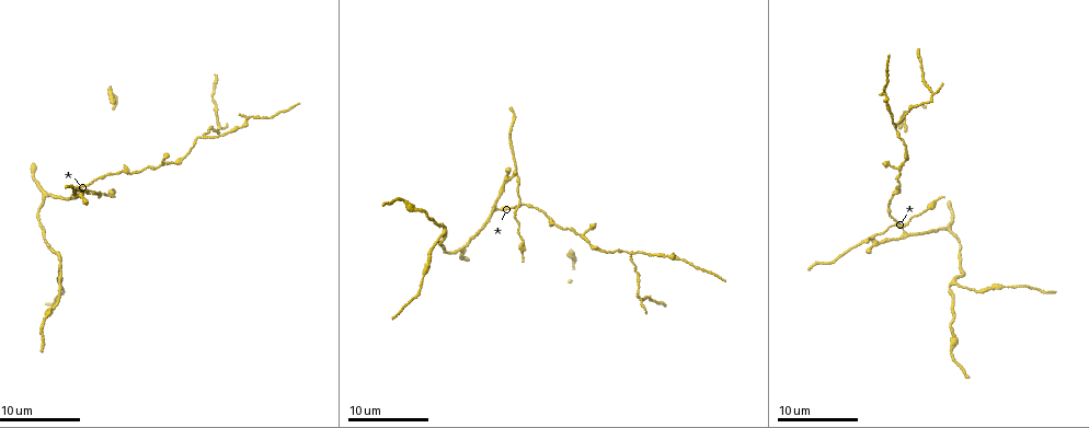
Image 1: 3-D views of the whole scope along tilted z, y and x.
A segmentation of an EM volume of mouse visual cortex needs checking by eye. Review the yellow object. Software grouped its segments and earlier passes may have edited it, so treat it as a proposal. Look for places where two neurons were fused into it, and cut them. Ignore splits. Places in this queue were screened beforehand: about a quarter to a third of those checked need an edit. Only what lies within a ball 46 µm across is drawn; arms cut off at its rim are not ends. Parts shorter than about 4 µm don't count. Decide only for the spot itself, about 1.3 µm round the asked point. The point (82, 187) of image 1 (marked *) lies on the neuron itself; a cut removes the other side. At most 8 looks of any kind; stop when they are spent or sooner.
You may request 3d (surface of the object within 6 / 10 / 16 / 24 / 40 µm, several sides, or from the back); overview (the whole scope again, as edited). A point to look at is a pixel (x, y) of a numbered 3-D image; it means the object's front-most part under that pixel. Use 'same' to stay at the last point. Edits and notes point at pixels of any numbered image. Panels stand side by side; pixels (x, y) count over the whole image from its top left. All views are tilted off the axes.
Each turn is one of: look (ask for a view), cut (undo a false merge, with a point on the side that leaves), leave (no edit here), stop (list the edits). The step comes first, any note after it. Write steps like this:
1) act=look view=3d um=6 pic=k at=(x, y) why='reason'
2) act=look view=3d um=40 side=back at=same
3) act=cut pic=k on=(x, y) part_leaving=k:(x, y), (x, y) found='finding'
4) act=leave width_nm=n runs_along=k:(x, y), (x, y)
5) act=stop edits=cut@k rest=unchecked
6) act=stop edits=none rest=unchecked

act=look view=3d um=10 pic=1 at=(908, 236) why='three arms meet'

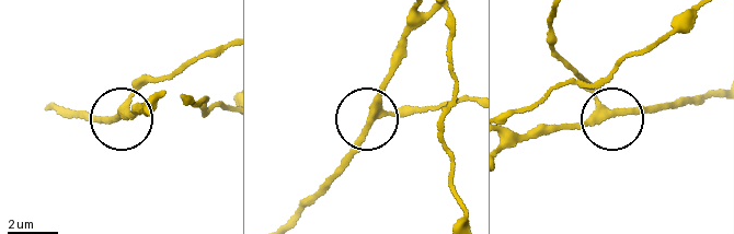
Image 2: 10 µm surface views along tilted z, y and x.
act=look view=3d um=6 pic=2 at=(369, 122)

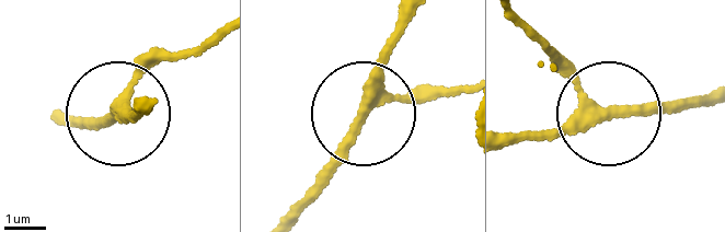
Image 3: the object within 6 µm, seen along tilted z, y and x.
act=leave runs_along=3:(435, 97), (371, 105), (410, 12) found='continuous, no second neuron'

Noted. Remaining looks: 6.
act=look view=3d um=6 pic=1 at=(586, 243) why='narrows sharply'

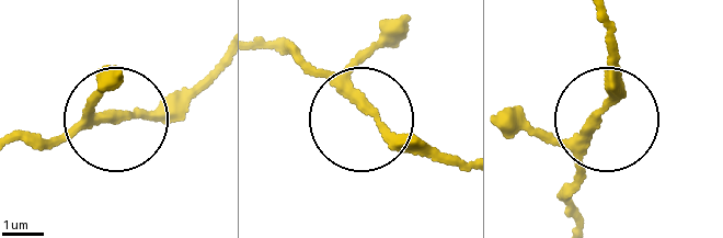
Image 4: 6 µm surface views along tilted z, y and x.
act=leave width_nm=230 found='continuous, no second neuron'

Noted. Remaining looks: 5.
act=look view=3d um=6 pic=1 at=(444, 232) why='two arms in line, one across'

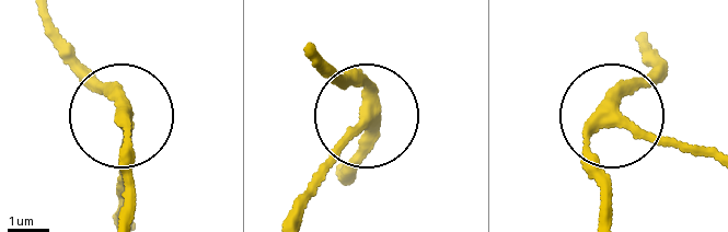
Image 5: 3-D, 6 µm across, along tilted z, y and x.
act=leave width_nm=260 found='one neuron here'

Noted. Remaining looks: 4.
act=look view=3d um=16 pic=1 at=(630, 253) why='three arms meet'

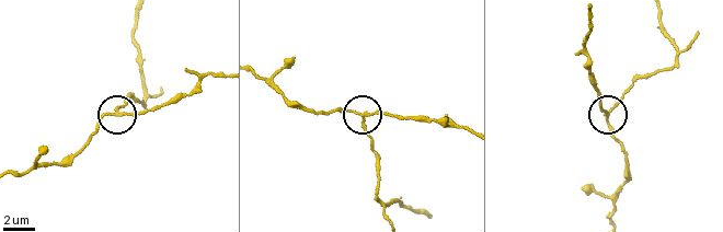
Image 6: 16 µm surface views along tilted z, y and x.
act=look view=3d um=6 pic=6 at=(119, 112) why='zoom in'

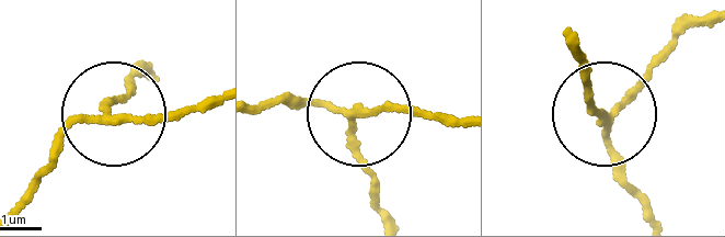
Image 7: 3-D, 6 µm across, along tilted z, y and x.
act=cut pic=7 on=(134, 96) part_leaving=7:(349, 122), (378, 211) found='a second neuron is stuck on'

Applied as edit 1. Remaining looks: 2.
act=stop edits=cut@7 rest=unchecked

